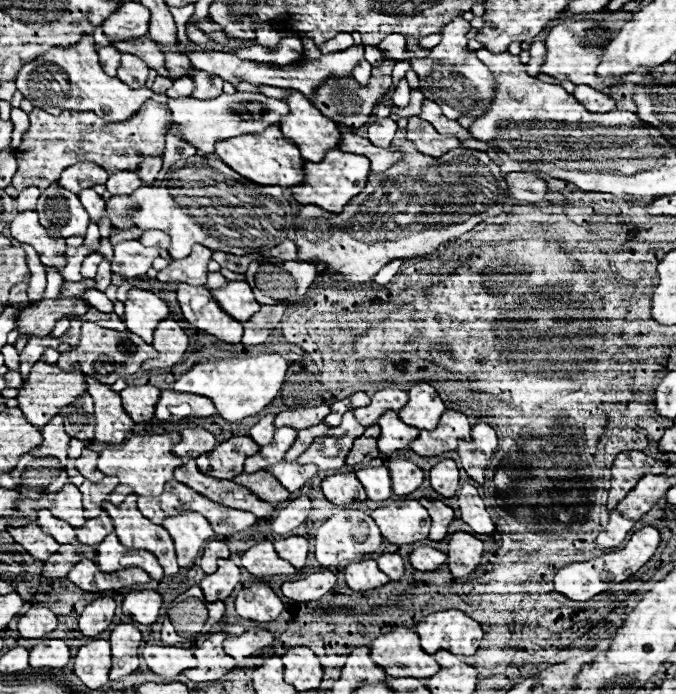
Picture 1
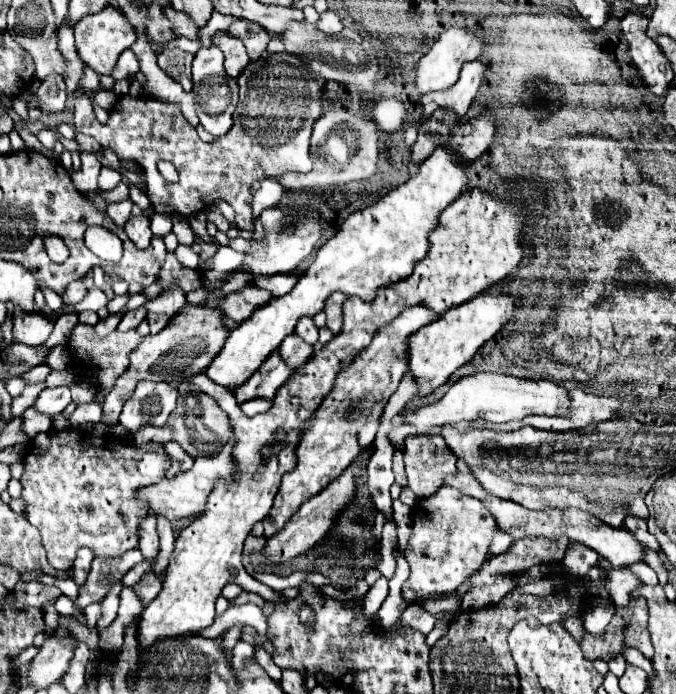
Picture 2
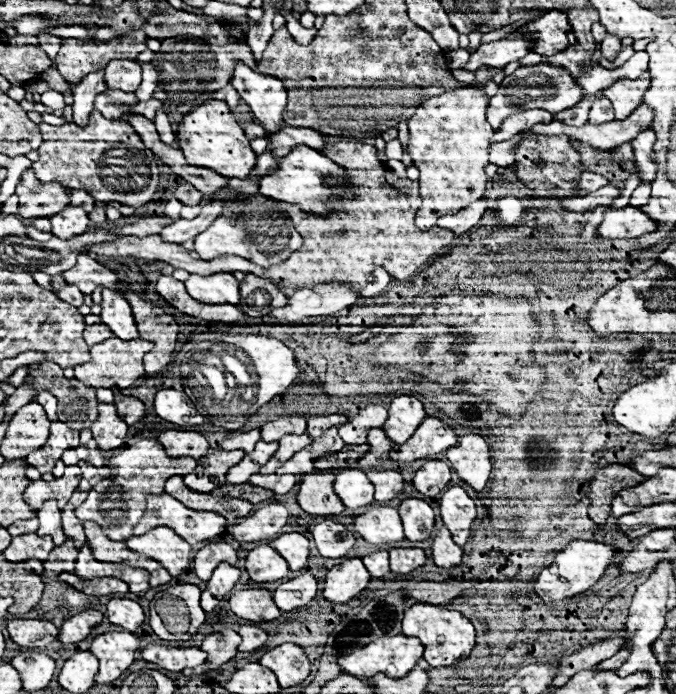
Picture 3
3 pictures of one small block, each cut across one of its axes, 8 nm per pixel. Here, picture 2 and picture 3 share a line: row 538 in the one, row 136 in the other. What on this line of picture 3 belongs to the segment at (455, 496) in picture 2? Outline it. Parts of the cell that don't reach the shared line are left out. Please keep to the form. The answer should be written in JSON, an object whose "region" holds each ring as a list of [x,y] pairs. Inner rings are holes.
{"region":[[[466,86],[428,98],[408,120],[408,152],[414,166],[420,170],[418,182],[422,208],[416,212],[416,224],[420,230],[430,230],[440,216],[456,214],[484,198],[488,184],[484,168],[490,164],[488,148],[494,134],[492,126],[486,122],[486,106],[488,96],[484,90],[478,86]]]}

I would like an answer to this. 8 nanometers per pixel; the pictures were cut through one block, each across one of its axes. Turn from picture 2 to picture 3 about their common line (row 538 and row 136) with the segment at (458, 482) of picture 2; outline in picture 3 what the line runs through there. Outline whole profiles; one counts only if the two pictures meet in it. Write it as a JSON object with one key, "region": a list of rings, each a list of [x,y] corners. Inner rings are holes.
{"region":[[[642,104],[638,110],[636,110],[636,118],[632,116],[630,120],[612,120],[612,122],[606,122],[606,124],[584,124],[584,126],[568,126],[564,122],[558,122],[558,120],[552,120],[550,124],[536,124],[530,132],[532,134],[544,134],[544,136],[562,136],[566,134],[568,138],[574,138],[578,140],[580,144],[586,144],[586,146],[594,146],[594,148],[600,148],[600,150],[612,150],[616,146],[622,146],[626,142],[632,142],[636,138],[636,134],[648,130],[652,126],[652,120],[654,120],[654,110],[646,104]],[[512,136],[510,140],[506,142],[498,142],[498,144],[492,144],[490,146],[490,164],[496,164],[496,166],[512,166],[514,164],[514,146],[518,144],[520,136]]]}

